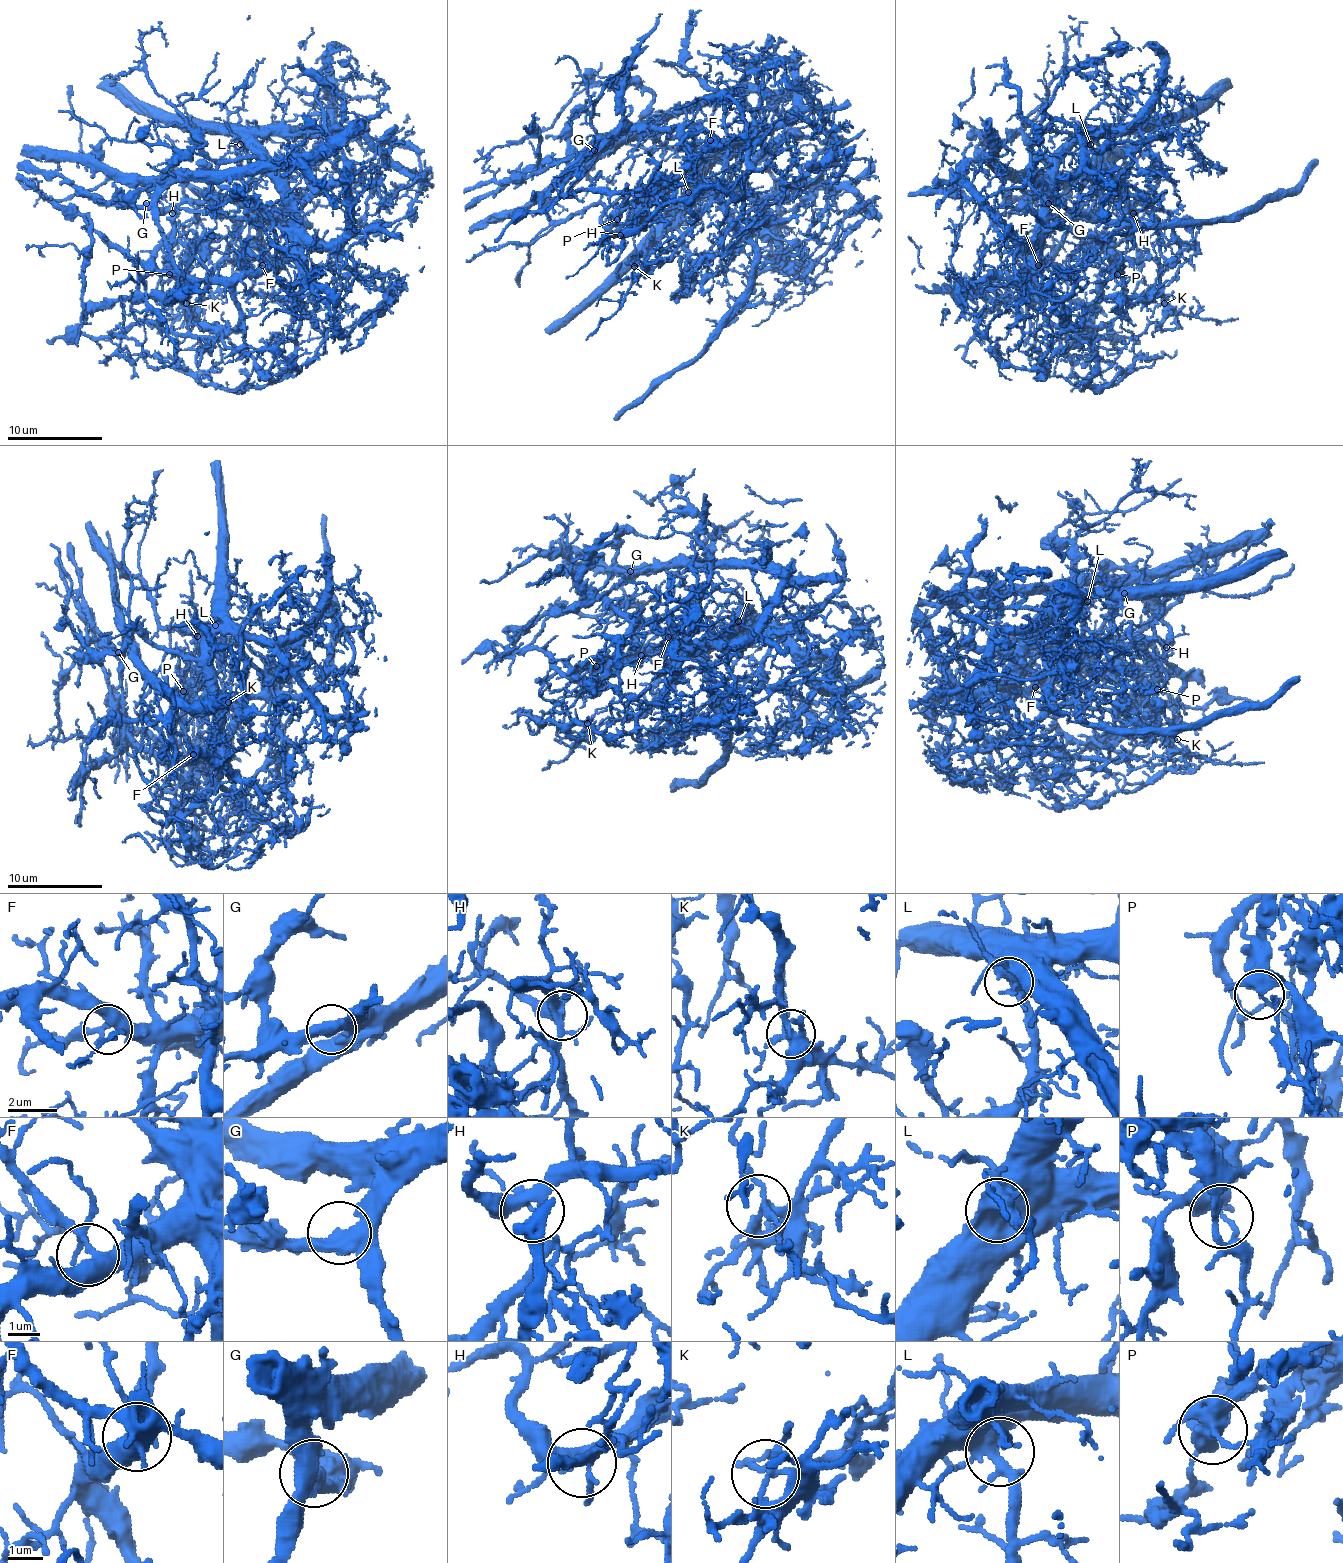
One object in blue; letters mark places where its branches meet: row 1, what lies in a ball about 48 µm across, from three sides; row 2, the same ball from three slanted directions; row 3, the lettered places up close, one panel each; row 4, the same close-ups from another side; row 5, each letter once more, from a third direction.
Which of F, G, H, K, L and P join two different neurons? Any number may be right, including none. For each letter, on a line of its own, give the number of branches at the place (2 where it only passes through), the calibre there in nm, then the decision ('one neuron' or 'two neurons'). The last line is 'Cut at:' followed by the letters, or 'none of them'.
F: 5 | 320 nm | one neuron
G: 3 | 400 nm | one neuron
H: 6 | 320 nm | one neuron
K: 3 | 180 nm | one neuron
L: 4 | 440 nm | one neuron
P: 3 | 340 nm | two neurons
Cut at: P

